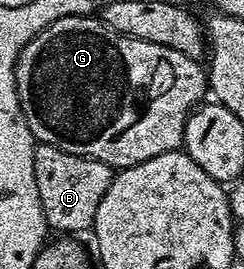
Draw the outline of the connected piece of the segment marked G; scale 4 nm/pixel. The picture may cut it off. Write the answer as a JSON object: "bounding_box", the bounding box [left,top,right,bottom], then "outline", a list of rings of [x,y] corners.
{"bounding_box":[16,16,209,168],"outline":[[[66,16],[65,18],[54,20],[54,24],[43,27],[39,34],[32,35],[30,41],[24,43],[22,52],[16,61],[16,91],[18,92],[20,107],[24,113],[24,119],[30,128],[33,139],[37,143],[45,142],[50,144],[62,152],[93,158],[113,168],[142,164],[142,160],[150,160],[154,156],[162,156],[162,152],[181,149],[184,145],[184,129],[186,128],[188,115],[205,101],[209,90],[205,67],[197,59],[186,56],[169,46],[150,44],[146,40],[138,40],[125,34],[119,34],[117,30],[111,30],[103,20],[96,16],[87,18]]]}

